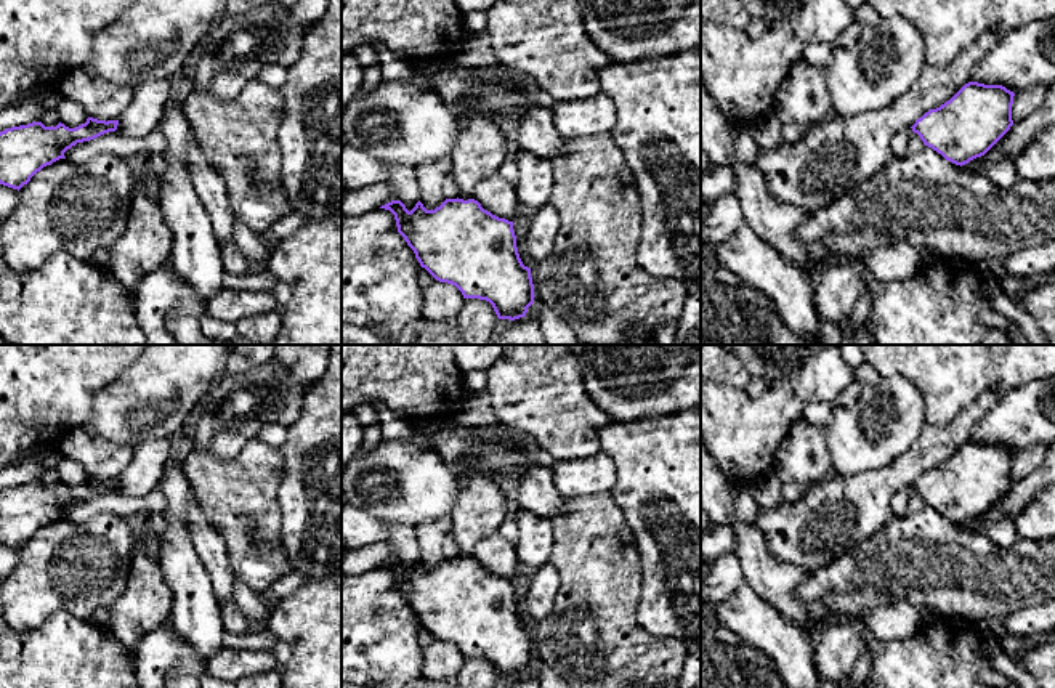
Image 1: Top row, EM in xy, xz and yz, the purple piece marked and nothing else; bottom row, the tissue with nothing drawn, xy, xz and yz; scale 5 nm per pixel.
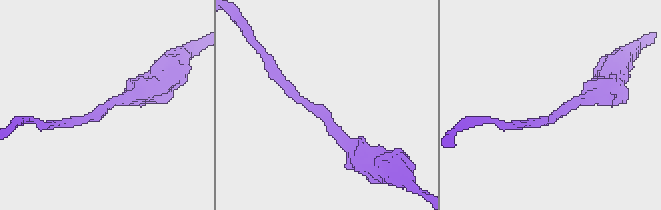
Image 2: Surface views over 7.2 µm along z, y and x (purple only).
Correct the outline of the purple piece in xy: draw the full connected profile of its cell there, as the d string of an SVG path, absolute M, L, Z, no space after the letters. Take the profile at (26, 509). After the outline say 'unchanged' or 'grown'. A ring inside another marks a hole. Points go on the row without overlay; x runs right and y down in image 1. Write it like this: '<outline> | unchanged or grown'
M88 476L75 488L61 481L56 486L32 481L0 491L0 544L19 550L43 526L66 518L67 508L115 491L117 484L119 480L106 481Z | unchanged

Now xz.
M446 558L435 569L426 569L418 560L409 571L401 560L391 560L380 568L394 574L398 592L414 609L420 625L436 640L455 645L463 658L479 658L492 664L499 678L524 677L534 662L531 627L524 625L513 590L513 581L484 569L475 558Z | unchanged

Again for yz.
M968 441L911 488L925 505L962 526L984 515L1010 489L1013 455L1002 444Z | unchanged

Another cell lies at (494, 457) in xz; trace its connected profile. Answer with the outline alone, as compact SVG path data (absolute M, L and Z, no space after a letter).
M455 423L452 430L436 435L436 452L452 467L478 468L481 473L494 478L507 492L516 491L523 476L534 467L519 463L519 454L513 451L513 428L507 425L470 428Z

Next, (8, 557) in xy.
M0 544L0 582L5 581L19 561L19 550Z

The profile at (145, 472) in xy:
M170 439L144 441L133 447L133 460L120 475L115 492L139 499L160 484L170 459Z

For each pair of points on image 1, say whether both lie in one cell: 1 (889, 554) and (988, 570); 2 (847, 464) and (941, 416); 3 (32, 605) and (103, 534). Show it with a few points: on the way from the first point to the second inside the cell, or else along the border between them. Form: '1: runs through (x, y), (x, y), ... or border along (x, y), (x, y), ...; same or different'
1: runs through (913, 558), (924, 558), (951, 570), (964, 570); same
2: border along (917, 387), (922, 395), (922, 414), (927, 424); different
3: runs through (50, 587), (85, 552); same

